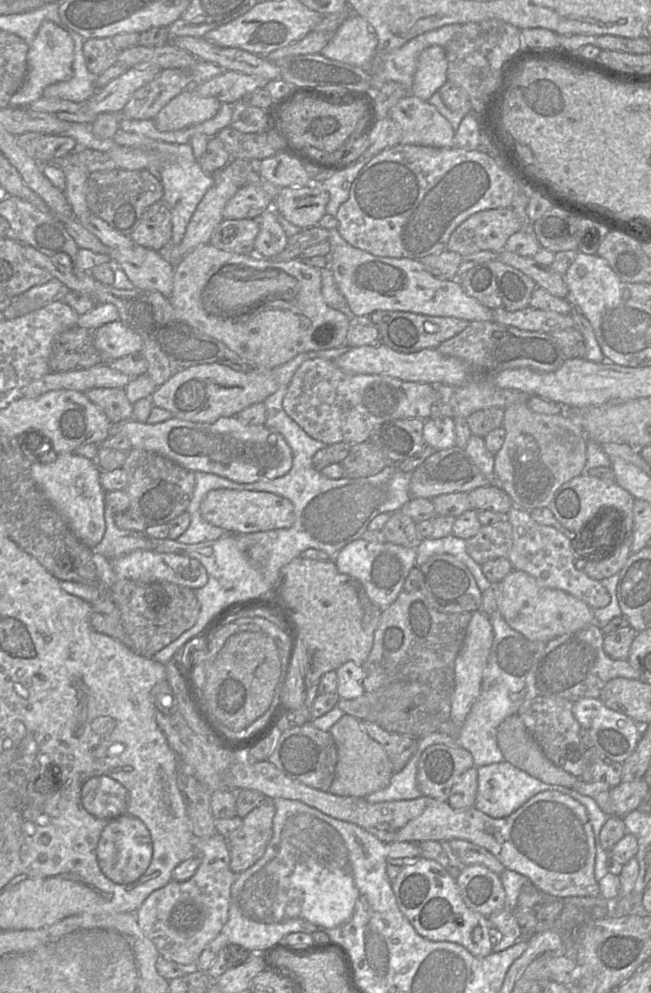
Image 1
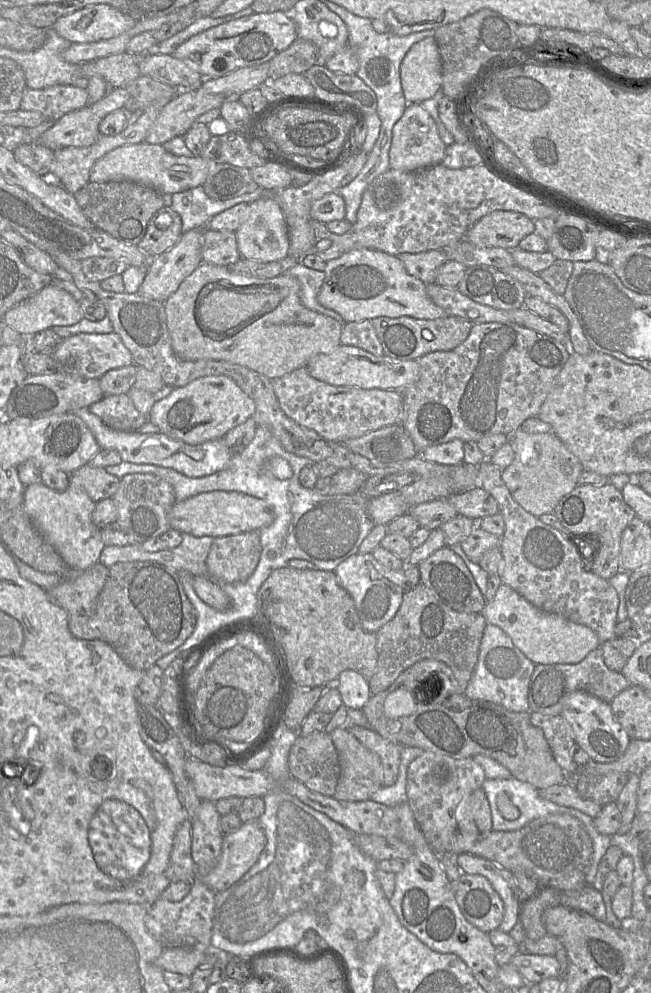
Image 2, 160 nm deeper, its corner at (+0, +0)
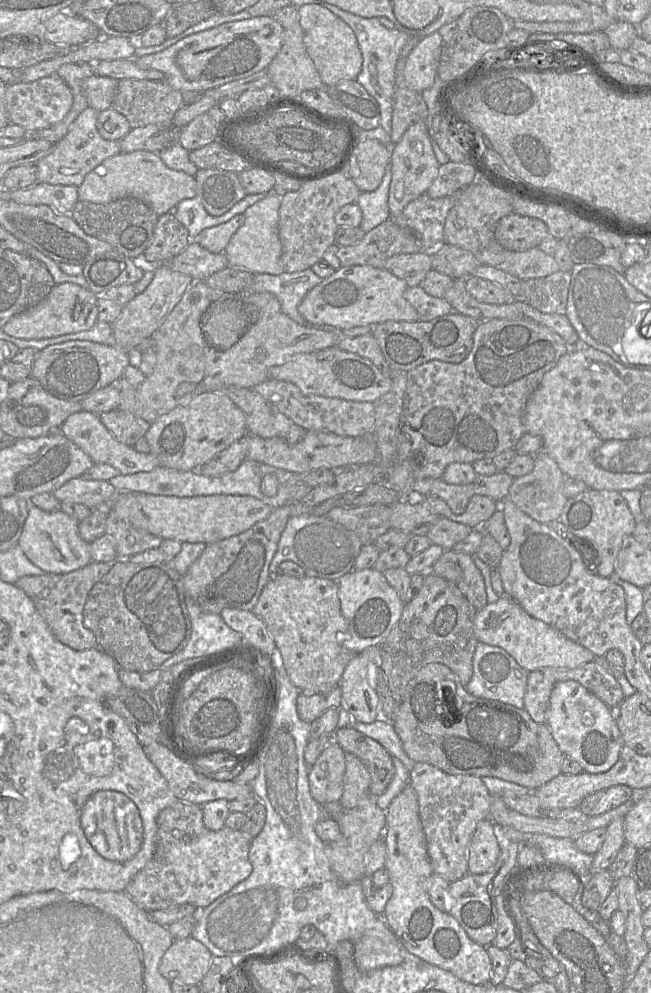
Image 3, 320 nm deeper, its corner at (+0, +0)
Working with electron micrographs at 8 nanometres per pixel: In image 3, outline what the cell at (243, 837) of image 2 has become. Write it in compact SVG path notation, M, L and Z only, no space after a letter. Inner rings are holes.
M176 801L163 809L157 818L156 848L148 863L132 878L125 893L147 912L168 909L180 904L191 904L203 909L217 898L229 892L234 886L248 878L253 867L249 861L250 843L242 831L223 827L212 831L203 823L202 806Z

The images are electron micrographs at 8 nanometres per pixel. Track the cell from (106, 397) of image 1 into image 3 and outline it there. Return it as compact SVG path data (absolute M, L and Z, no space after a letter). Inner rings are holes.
M120 408L101 413L98 416L119 442L132 447L141 437L145 436L150 427L150 424L144 419Z

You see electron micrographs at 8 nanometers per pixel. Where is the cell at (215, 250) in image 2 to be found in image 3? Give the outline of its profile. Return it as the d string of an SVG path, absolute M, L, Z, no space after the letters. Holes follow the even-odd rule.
M191 241L180 254L165 263L172 270L190 276L194 281L199 281L226 268L228 259L224 252L214 254L195 241Z

